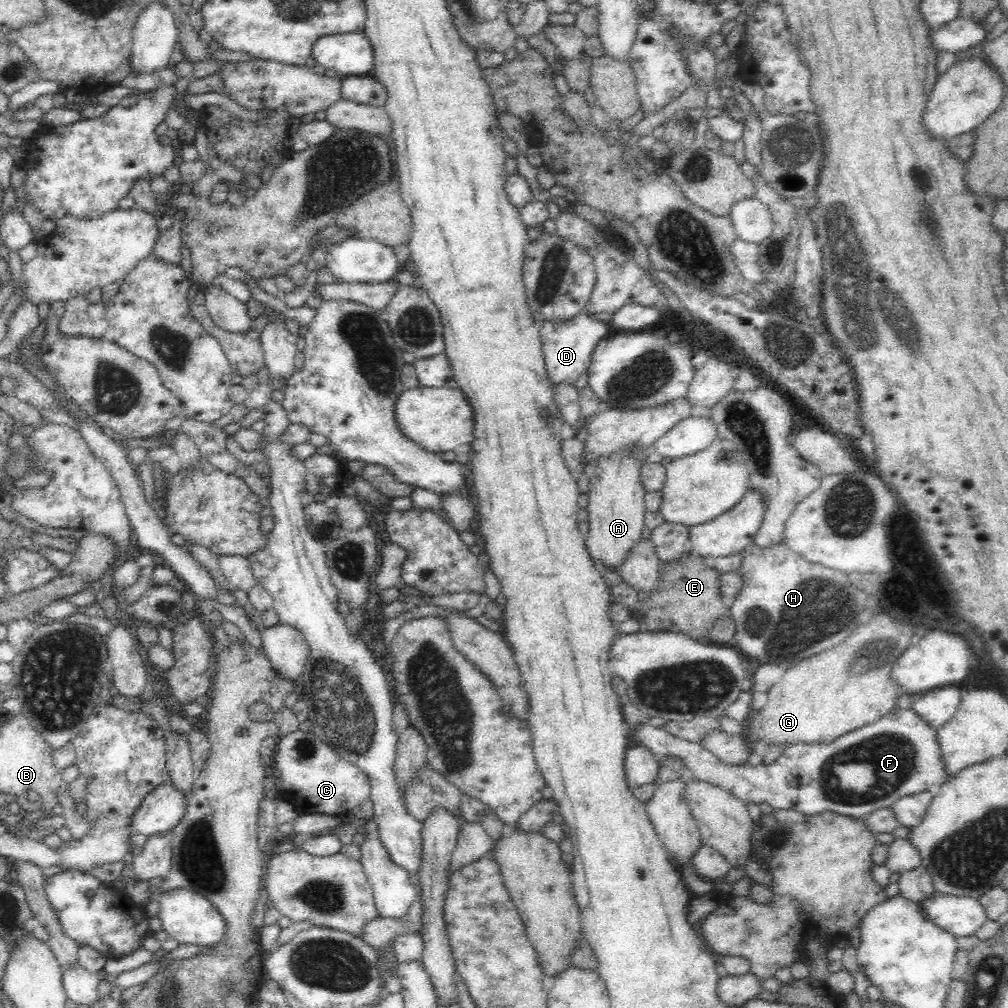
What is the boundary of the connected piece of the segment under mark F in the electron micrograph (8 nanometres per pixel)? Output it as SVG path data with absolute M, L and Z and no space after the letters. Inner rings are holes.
M892 709L882 718L857 728L852 732L839 736L831 743L800 743L784 748L778 759L770 765L763 762L757 766L742 763L729 765L720 763L720 759L712 751L702 749L698 742L692 742L674 736L662 727L654 727L650 723L630 724L634 740L659 758L677 756L687 766L691 777L708 782L727 790L732 796L739 798L745 805L748 802L760 804L766 802L773 808L790 810L796 809L805 815L817 815L824 811L832 811L842 816L862 819L866 814L879 808L894 804L902 796L910 796L924 792L931 784L942 784L946 780L946 771L942 769L942 757L936 743L937 729L930 727L922 717L912 709Z

